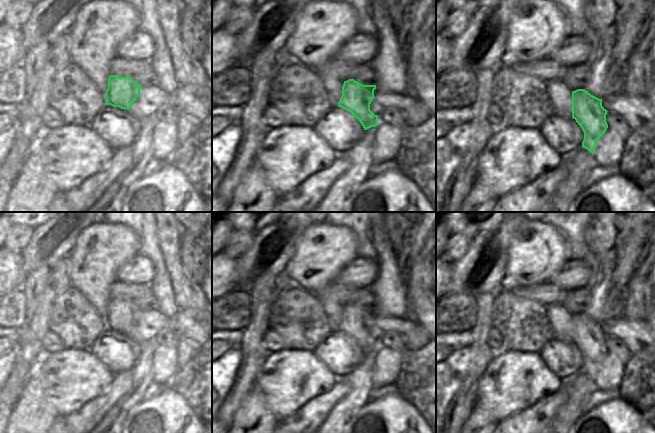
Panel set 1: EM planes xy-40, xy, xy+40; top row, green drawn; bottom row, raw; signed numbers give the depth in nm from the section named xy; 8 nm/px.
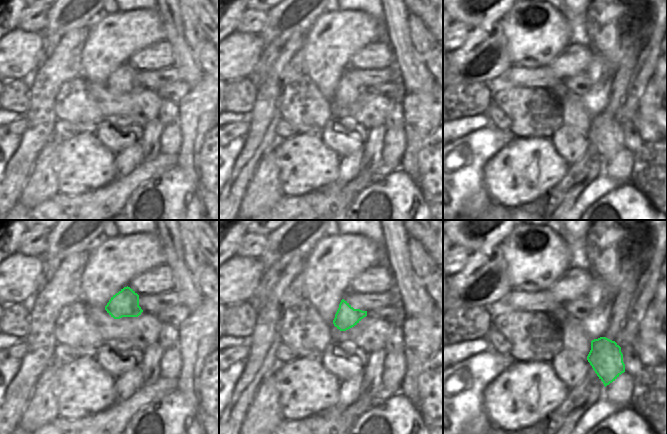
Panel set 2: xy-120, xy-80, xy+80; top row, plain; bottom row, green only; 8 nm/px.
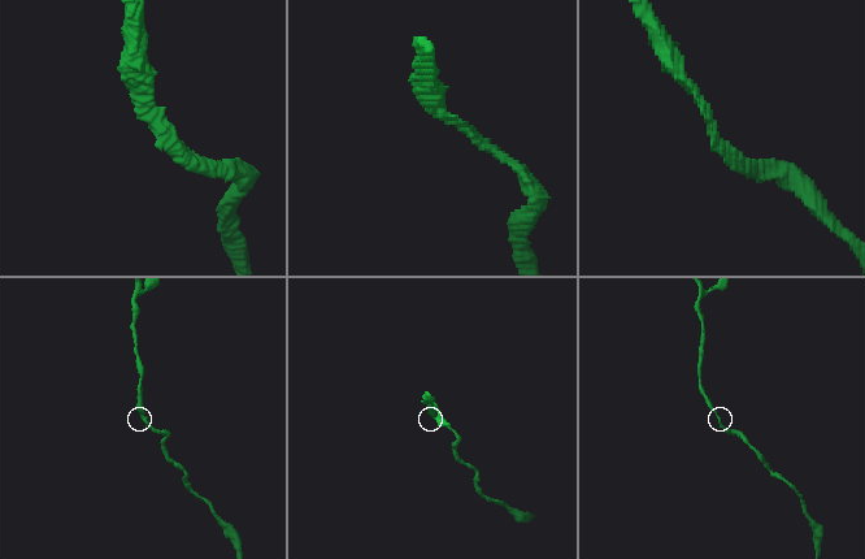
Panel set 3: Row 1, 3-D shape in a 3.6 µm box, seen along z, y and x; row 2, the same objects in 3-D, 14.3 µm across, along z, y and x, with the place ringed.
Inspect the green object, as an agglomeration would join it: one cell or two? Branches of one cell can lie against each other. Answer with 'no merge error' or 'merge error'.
no merge error

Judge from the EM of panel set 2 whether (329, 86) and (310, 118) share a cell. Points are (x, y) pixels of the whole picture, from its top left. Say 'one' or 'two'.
two

